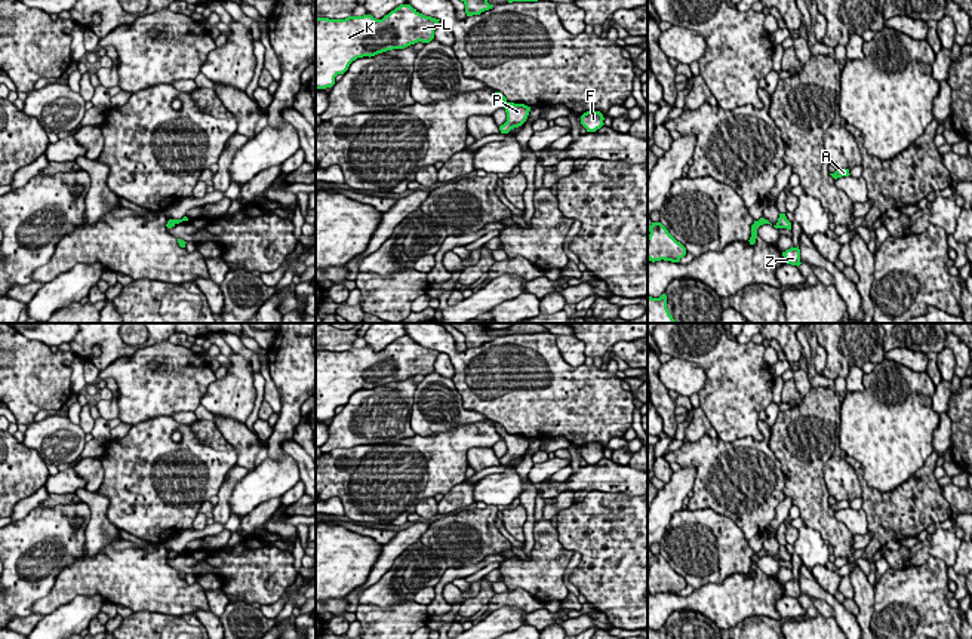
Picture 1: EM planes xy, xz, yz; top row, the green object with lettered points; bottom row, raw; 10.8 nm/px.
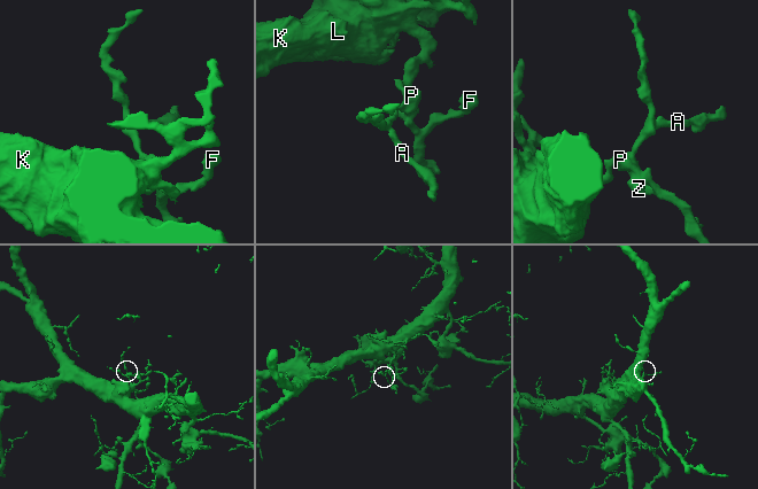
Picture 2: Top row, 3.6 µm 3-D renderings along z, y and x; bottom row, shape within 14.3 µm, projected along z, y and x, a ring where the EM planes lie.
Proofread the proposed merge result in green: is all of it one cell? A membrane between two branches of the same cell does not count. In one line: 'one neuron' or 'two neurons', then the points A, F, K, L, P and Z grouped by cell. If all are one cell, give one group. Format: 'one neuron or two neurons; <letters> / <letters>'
one neuron; A F K L P Z

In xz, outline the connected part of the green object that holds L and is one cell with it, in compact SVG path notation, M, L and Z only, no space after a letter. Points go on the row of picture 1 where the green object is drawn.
M400 4L382 19L375 19L372 15L345 19L316 18L316 89L332 87L335 77L344 74L357 58L405 49L418 42L430 43L439 21L419 13L410 4Z

